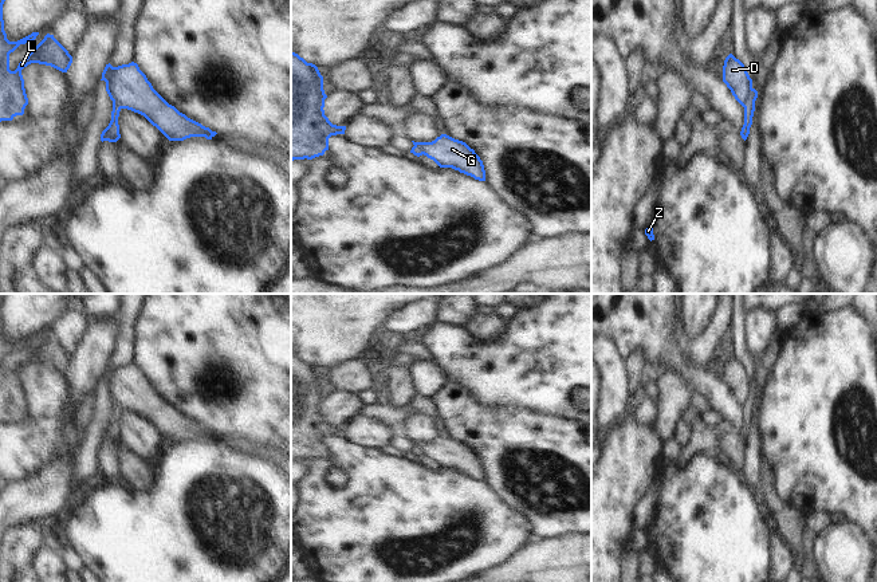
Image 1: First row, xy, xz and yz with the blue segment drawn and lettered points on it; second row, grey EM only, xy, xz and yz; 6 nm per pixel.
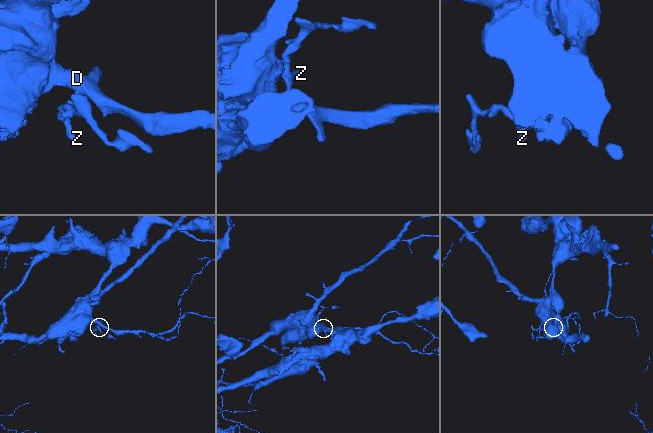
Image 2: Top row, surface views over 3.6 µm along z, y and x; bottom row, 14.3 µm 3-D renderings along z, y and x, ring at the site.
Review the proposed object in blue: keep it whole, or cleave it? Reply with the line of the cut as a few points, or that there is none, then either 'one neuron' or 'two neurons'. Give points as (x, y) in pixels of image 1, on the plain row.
yz (752, 389), (743, 406) | two neurons

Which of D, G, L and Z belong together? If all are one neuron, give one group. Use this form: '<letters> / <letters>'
D G L / Z

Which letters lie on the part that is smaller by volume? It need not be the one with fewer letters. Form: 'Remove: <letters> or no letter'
Remove: Z

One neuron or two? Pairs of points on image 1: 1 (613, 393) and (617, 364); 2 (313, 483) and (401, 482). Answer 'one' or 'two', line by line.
1: one
2: one

